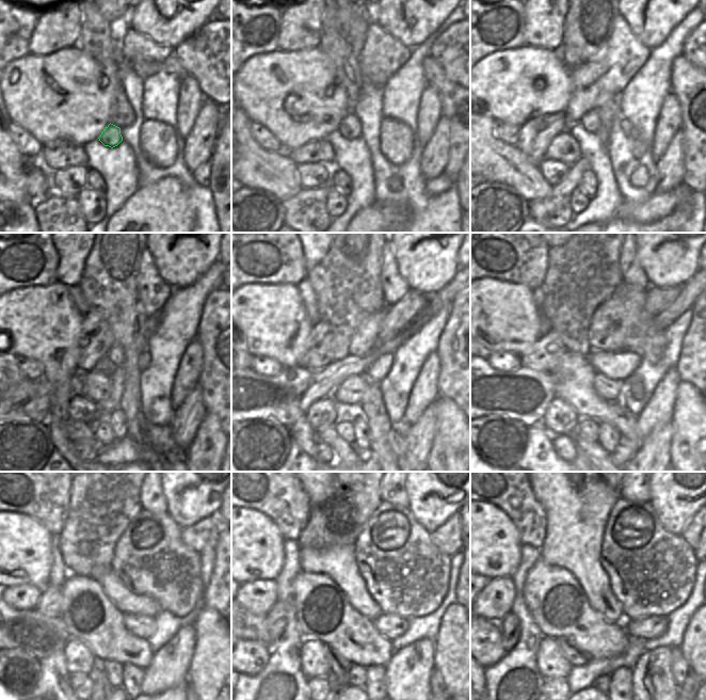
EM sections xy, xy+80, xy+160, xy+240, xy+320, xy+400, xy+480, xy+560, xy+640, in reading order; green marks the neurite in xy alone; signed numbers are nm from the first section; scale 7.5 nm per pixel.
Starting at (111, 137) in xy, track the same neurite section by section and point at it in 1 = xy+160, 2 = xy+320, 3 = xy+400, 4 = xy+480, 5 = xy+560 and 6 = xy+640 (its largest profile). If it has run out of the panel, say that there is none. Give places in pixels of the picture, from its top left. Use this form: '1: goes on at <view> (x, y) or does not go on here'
1: goes on at xy+160 (591, 121)
2: goes on at xy+320 (365, 337)
3: goes on at xy+400 (618, 319)
4: goes on at xy+480 (138, 556)
5: goes on at xy+560 (375, 551)
6: goes on at xy+640 (618, 550)

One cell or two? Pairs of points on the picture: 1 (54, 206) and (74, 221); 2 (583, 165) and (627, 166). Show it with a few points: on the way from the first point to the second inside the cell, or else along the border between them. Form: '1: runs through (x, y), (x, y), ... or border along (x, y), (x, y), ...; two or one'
1: runs through (59, 210), (69, 221); one
2: border along (581, 156), (587, 160), (590, 169); two

